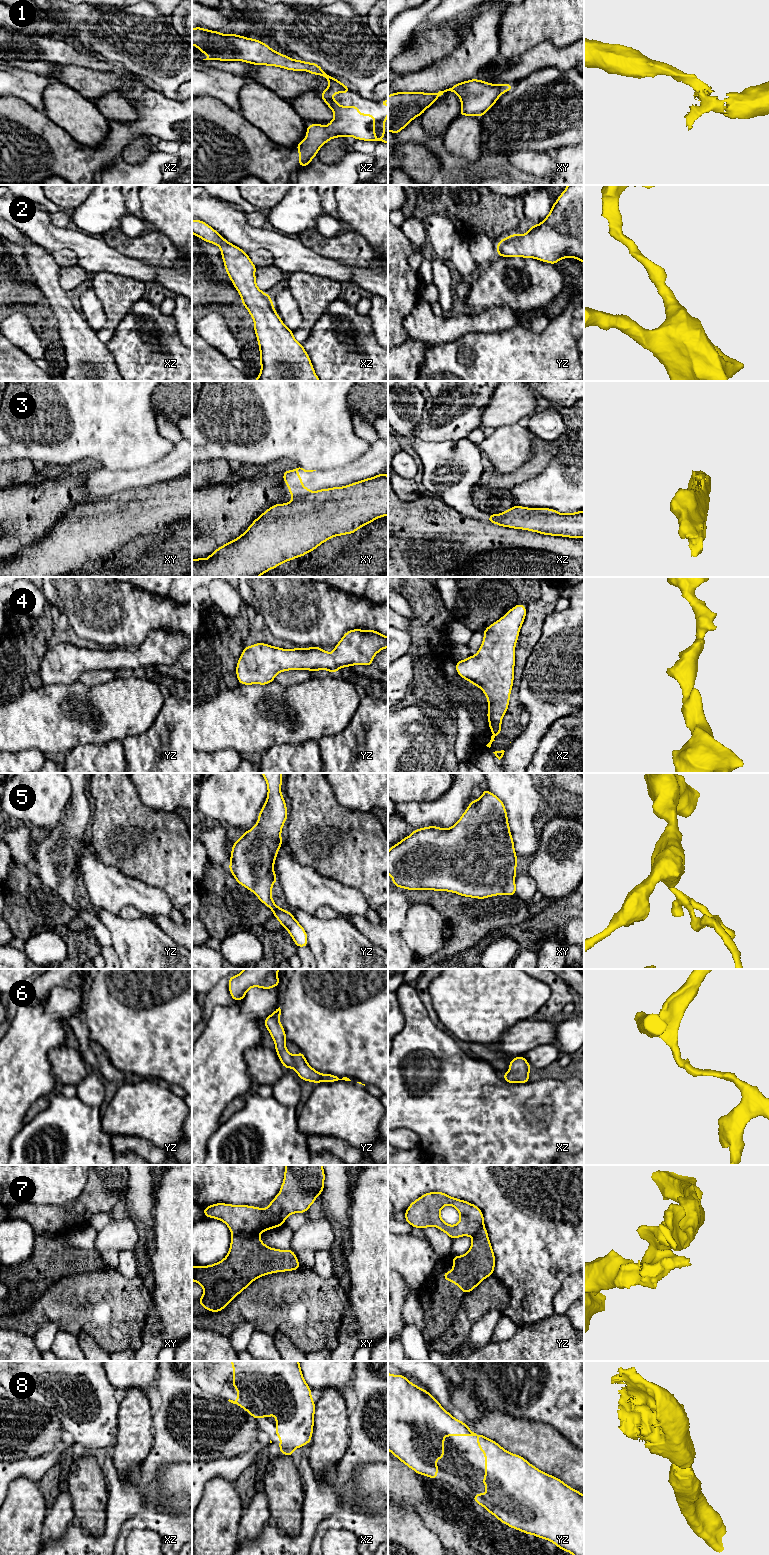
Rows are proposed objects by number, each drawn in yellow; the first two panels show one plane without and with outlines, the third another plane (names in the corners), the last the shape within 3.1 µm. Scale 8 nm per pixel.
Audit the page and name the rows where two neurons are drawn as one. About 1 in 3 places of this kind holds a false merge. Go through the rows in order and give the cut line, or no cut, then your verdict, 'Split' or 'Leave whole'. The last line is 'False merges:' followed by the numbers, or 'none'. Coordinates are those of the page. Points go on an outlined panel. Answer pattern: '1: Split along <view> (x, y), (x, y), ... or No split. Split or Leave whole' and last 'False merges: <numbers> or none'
1: No split. Leave whole
2: No split. Leave whole
3: Split along xy (311, 492), (296, 496), (293, 499). Split
4: No split. Leave whole
5: No split. Leave whole
6: No split. Leave whole
7: Split along xy (259, 1232), (232, 1233). Split
8: No split. Leave whole
False merges: 3, 7

